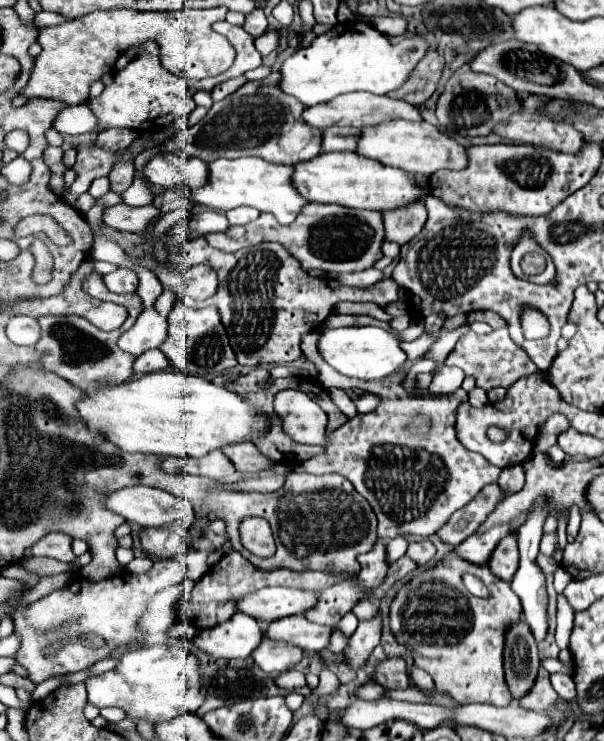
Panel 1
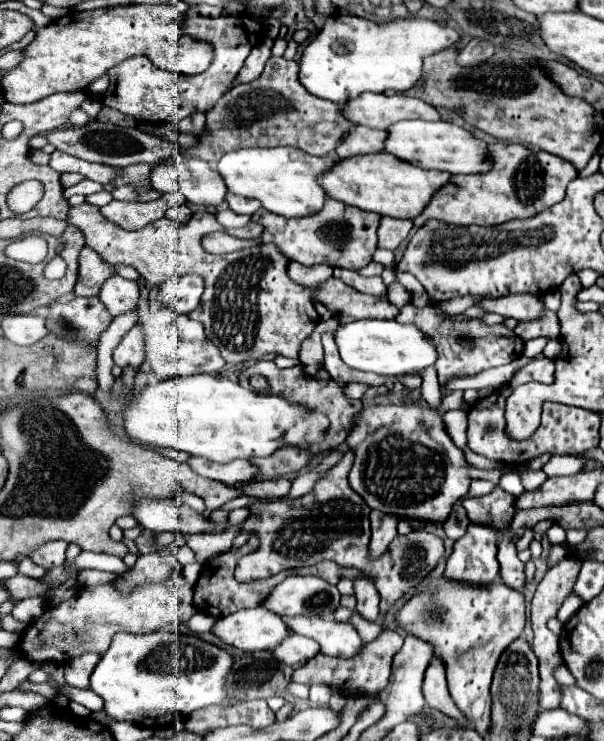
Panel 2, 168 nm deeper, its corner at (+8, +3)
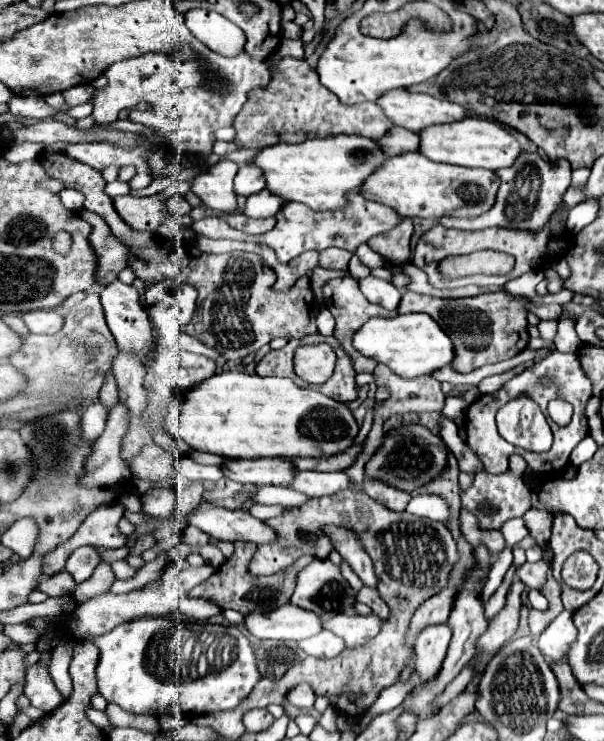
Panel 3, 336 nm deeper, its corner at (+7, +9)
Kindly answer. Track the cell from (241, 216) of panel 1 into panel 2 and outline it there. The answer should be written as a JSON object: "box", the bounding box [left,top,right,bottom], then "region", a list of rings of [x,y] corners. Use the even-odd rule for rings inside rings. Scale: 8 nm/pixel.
{"box":[227,193,261,215],"region":[[[231,193],[227,195],[227,203],[235,213],[249,213],[249,215],[253,215],[261,207],[261,203],[255,199],[247,199],[241,195],[231,195]]]}

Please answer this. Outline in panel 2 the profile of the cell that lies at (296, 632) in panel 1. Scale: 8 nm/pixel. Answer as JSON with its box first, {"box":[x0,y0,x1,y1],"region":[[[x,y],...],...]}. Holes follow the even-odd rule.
{"box":[287,617,363,657],"region":[[[287,617],[287,627],[293,633],[305,635],[315,639],[321,645],[321,653],[333,655],[333,657],[351,657],[359,647],[363,647],[363,641],[355,627],[351,623],[339,623],[339,621],[325,621],[319,617]]]}

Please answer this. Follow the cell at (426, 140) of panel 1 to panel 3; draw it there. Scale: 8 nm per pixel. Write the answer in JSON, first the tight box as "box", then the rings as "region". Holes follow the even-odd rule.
{"box":[418,117,520,169],"region":[[[466,117],[456,123],[444,123],[444,125],[432,125],[418,133],[420,147],[418,153],[428,157],[436,163],[448,163],[448,165],[460,165],[460,167],[482,167],[482,169],[502,169],[512,165],[516,157],[520,155],[518,141],[500,125],[488,119],[480,117]]]}

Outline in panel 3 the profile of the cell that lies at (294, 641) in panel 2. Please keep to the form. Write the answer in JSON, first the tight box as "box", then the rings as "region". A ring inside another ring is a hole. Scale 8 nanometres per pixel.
{"box":[298,631,344,657],"region":[[[320,631],[314,637],[308,637],[304,641],[298,641],[298,647],[304,649],[306,655],[312,657],[336,657],[344,651],[344,643],[340,641],[340,637],[336,637],[334,633],[328,631]]]}

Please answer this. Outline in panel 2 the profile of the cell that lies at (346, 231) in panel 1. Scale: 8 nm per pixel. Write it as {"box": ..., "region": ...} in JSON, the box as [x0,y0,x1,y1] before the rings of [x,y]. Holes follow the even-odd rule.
{"box":[203,199,379,269],"region":[[[327,199],[325,207],[311,215],[311,217],[299,217],[299,219],[287,219],[281,215],[275,215],[267,209],[259,209],[253,215],[253,221],[261,223],[265,227],[265,233],[259,239],[237,239],[229,233],[217,231],[203,237],[203,247],[211,253],[231,253],[243,247],[249,247],[253,243],[275,243],[287,259],[293,259],[301,265],[315,265],[325,263],[331,267],[343,267],[343,269],[359,269],[365,267],[371,261],[371,255],[377,249],[377,229],[379,229],[379,215],[369,213],[351,205],[345,205],[337,199]]]}

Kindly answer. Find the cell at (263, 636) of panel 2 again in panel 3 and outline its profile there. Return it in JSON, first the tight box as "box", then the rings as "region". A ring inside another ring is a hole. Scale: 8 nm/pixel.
{"box":[242,605,322,641],"region":[[[282,605],[272,611],[252,611],[244,615],[242,627],[258,639],[300,641],[322,631],[320,619],[296,605]]]}

